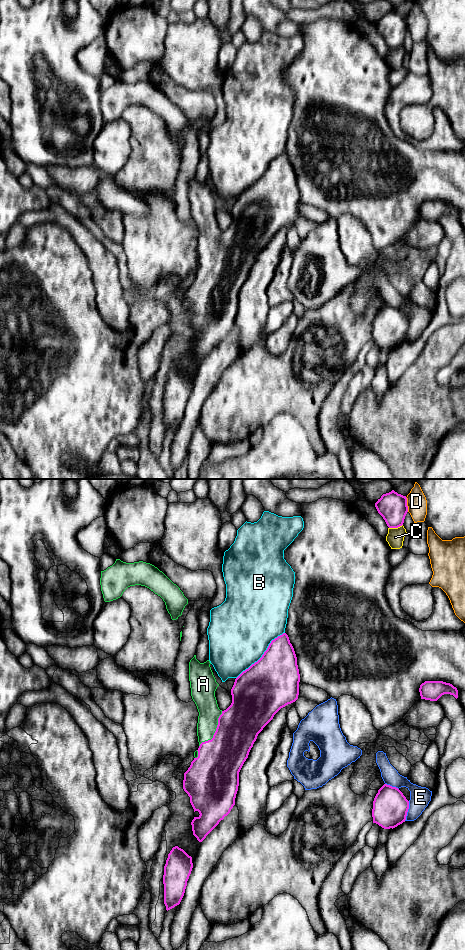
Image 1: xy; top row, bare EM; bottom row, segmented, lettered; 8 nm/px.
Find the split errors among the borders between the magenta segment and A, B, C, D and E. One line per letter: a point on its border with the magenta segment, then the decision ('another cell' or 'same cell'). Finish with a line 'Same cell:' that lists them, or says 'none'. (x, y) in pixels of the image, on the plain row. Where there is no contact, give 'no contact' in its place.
A: contact xy (215, 251); same cell
B: contact xy (262, 175); another cell
C: contact xy (395, 47); another cell
D: contact xy (406, 24); another cell
E: contact xy (407, 331); another cell
Same cell: A

